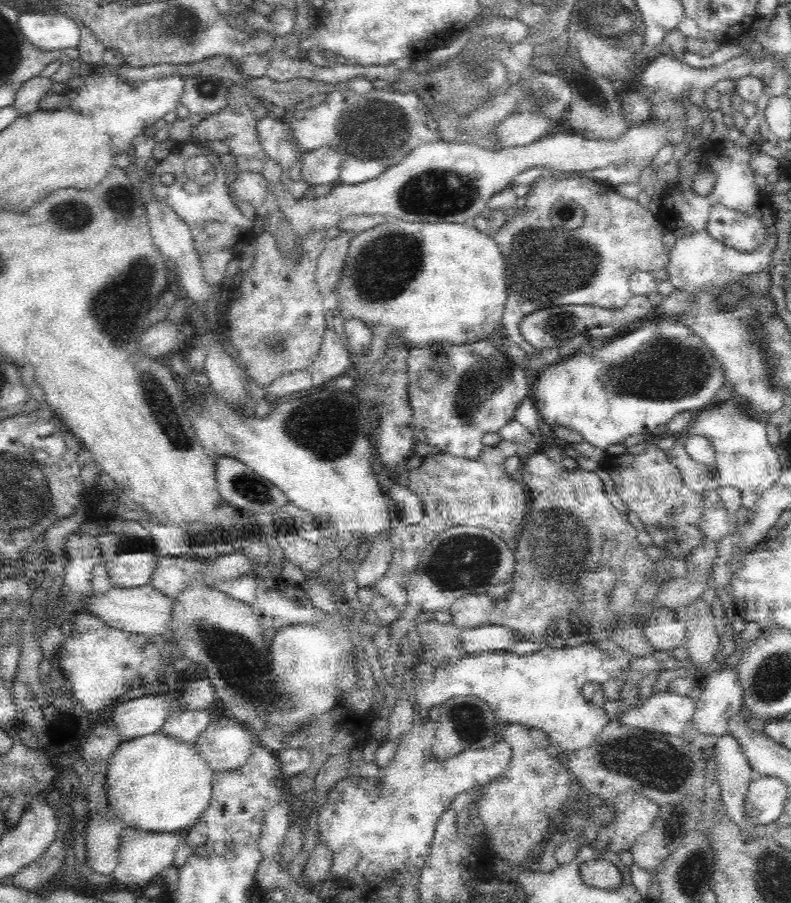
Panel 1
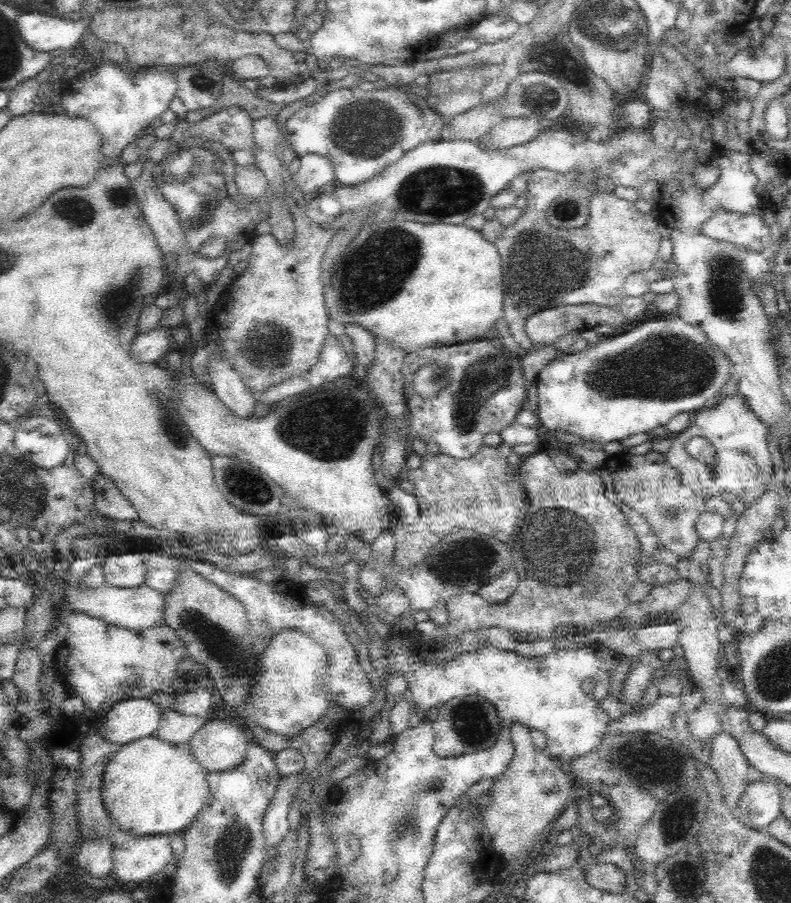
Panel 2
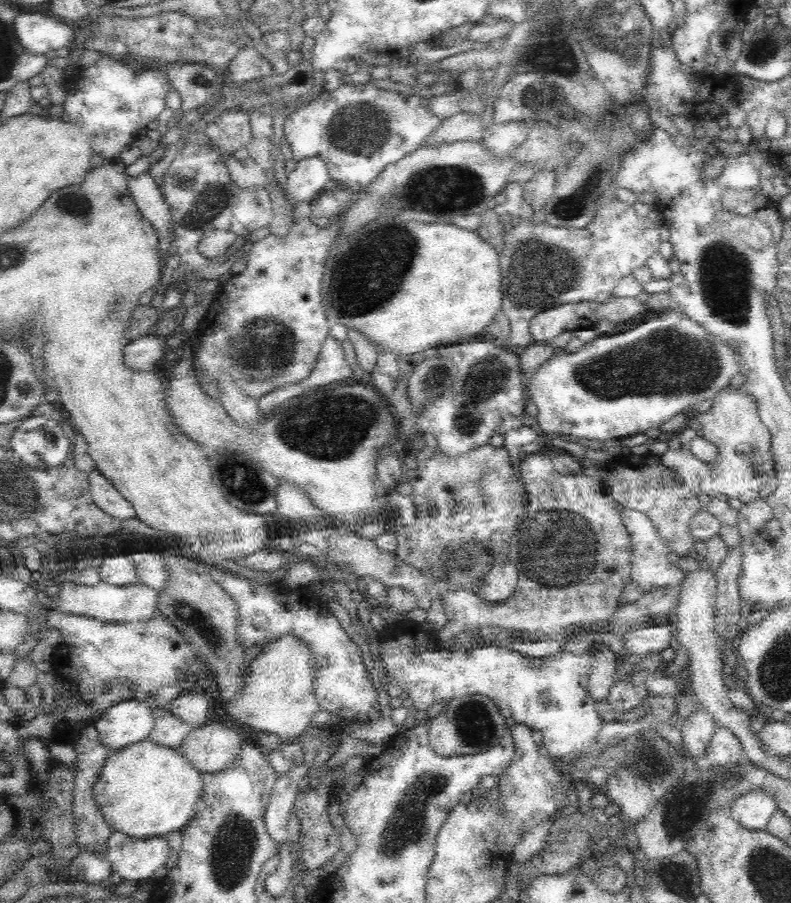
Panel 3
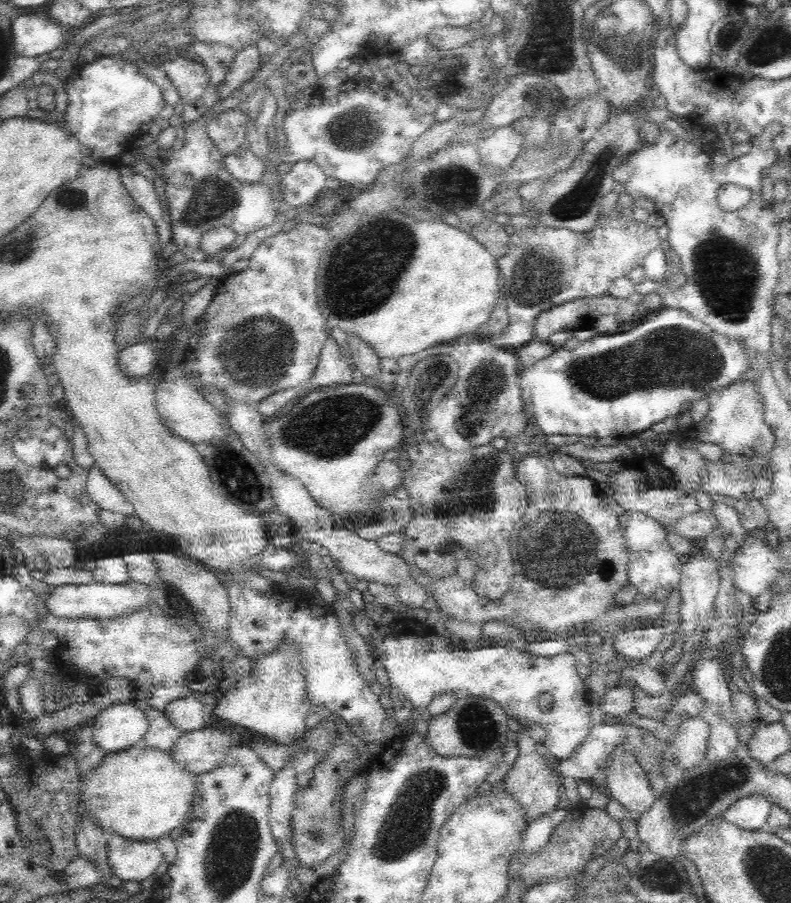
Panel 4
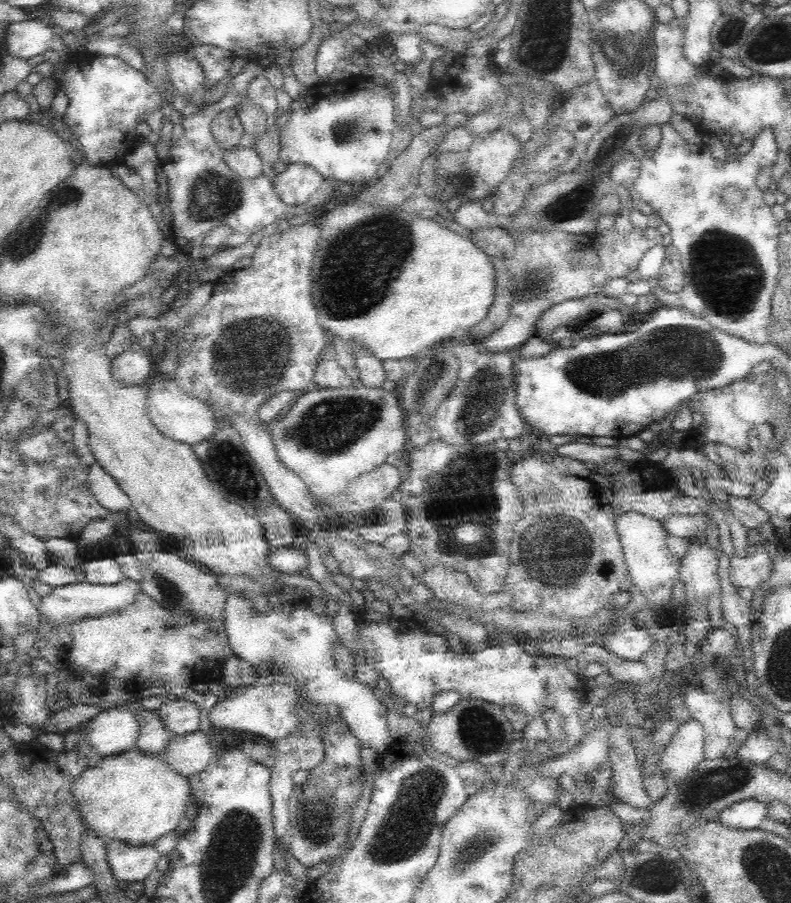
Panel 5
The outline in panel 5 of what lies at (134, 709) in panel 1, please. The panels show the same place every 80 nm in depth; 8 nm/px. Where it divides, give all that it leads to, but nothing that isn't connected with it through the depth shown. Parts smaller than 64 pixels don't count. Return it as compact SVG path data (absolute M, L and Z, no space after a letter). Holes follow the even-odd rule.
M112 708L92 718L86 726L87 743L97 756L118 755L134 750L138 739L140 723L134 708Z

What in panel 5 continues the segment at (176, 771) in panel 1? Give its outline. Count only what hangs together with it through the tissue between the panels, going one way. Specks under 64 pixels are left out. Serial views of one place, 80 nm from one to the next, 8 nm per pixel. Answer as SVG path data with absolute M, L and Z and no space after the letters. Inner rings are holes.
M138 748L118 755L106 756L72 780L72 802L88 827L88 831L106 840L120 840L132 846L152 845L158 838L173 832L184 818L190 804L189 777L174 771L162 757L152 757Z

